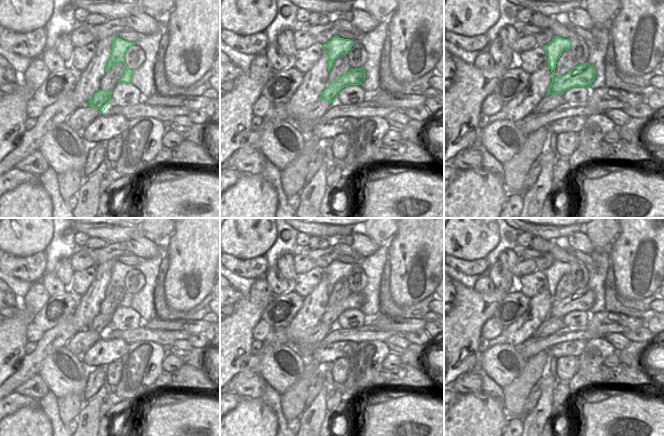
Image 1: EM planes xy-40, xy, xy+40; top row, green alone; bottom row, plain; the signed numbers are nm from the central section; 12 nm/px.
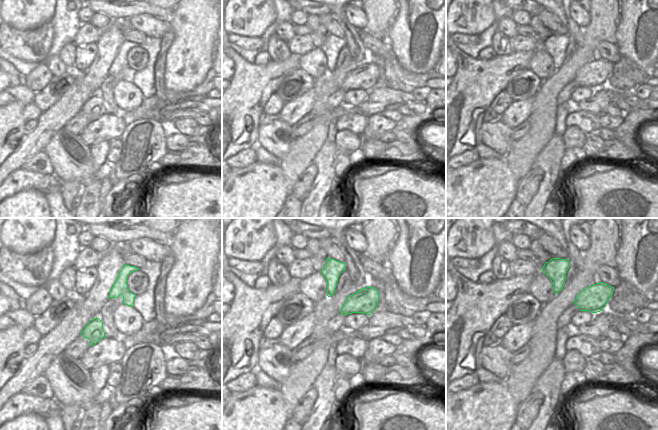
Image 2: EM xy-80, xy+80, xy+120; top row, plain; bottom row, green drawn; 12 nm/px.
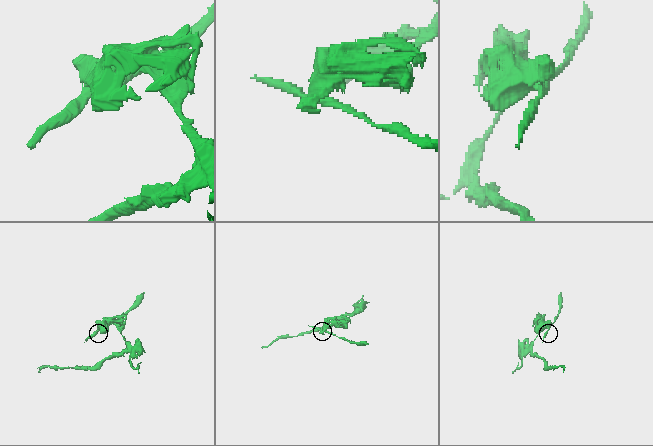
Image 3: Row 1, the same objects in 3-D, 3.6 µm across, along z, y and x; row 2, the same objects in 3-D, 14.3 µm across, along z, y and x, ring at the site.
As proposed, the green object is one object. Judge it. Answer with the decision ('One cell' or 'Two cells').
Two cells

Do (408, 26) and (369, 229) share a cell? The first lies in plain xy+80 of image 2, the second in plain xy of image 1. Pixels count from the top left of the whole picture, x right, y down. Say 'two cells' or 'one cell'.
two cells

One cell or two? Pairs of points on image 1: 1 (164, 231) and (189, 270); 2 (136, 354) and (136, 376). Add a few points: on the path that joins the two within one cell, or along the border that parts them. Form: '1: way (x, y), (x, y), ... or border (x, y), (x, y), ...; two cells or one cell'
1: border (175, 228), (170, 235); two cells
2: way (136, 359), (136, 371); one cell

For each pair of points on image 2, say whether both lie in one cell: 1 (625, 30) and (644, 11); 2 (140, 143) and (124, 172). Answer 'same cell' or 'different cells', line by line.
1: same cell
2: same cell

